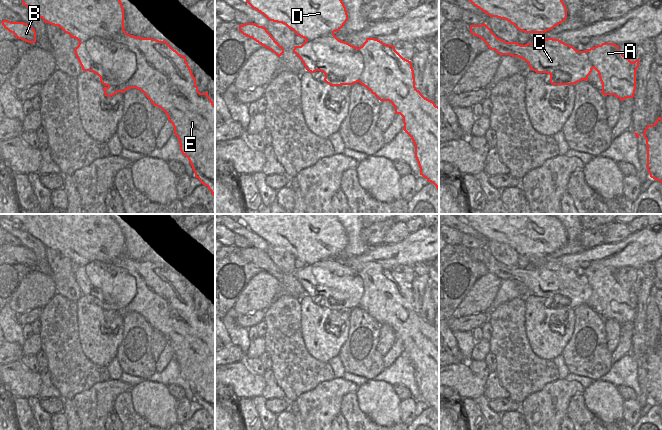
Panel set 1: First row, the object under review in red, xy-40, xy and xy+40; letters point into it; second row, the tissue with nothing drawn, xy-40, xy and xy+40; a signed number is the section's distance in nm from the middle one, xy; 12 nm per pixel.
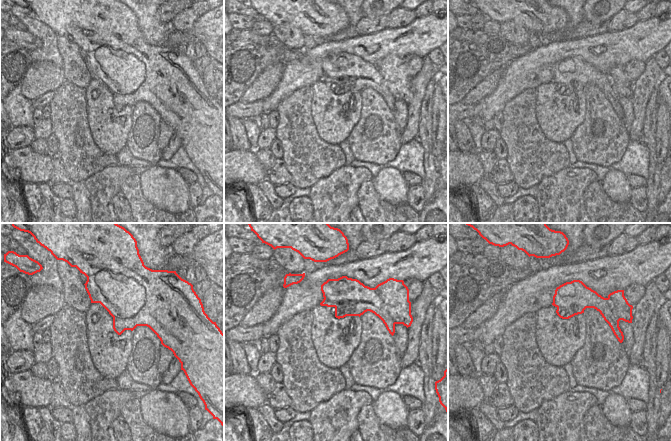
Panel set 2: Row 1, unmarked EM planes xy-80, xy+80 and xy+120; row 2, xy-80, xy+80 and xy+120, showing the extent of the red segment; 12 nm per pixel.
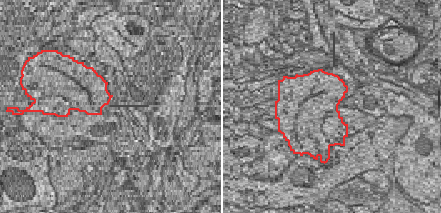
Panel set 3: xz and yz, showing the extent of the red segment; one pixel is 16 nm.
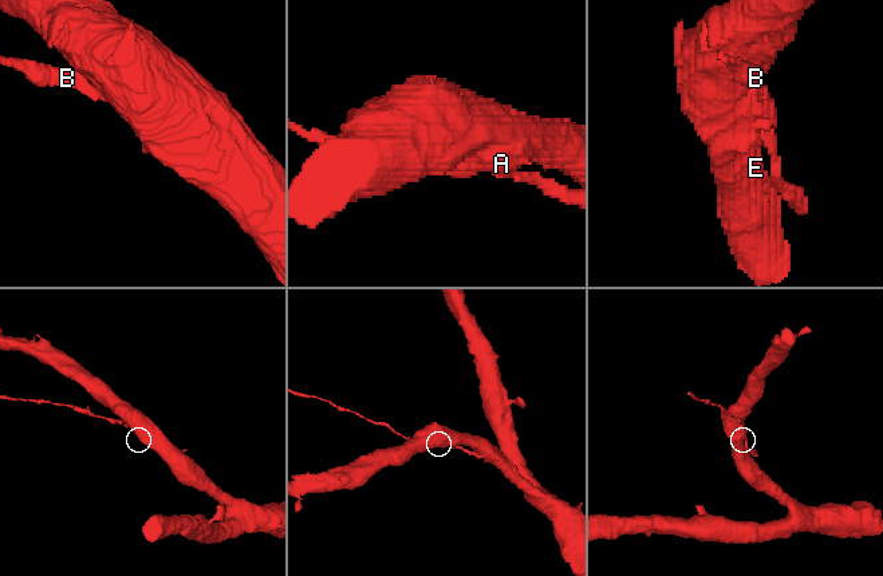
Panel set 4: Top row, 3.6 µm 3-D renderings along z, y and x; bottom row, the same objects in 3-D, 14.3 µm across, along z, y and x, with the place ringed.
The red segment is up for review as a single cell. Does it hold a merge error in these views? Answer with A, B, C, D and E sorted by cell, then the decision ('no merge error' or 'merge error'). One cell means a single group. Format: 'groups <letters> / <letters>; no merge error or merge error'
groups A D E / B C; merge error

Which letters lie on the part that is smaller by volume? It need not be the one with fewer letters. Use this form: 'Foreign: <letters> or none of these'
Foreign: B, C

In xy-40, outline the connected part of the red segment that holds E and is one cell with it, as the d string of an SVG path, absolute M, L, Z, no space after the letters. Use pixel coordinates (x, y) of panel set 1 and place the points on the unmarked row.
M1 214L9 221L19 222L24 230L34 238L43 243L45 247L59 250L71 262L85 267L87 272L95 271L97 266L102 269L99 278L107 277L106 270L126 269L128 273L136 278L138 293L134 300L125 308L120 310L104 311L104 318L111 321L118 316L136 312L143 316L154 330L161 332L168 340L168 344L174 351L174 358L180 368L180 374L185 379L195 397L195 401L208 411L215 422L215 329L208 316L200 317L196 309L196 303L186 285L186 281L174 274L167 265L159 265L152 262L136 261L124 254L124 232L120 223L110 214Z

